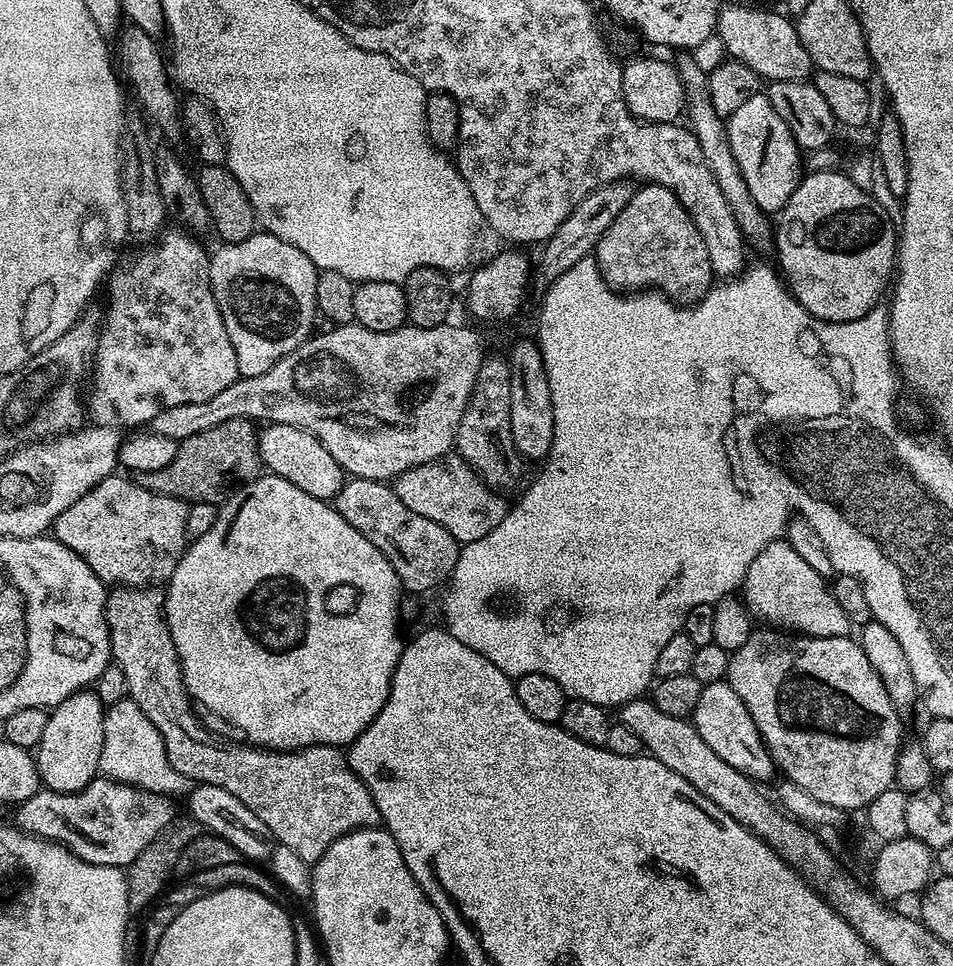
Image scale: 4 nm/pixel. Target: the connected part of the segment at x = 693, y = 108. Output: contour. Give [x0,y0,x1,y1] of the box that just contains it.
[674,54,770,236]

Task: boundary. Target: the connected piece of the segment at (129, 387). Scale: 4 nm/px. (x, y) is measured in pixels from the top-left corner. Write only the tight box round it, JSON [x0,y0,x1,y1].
[86,230,241,430]

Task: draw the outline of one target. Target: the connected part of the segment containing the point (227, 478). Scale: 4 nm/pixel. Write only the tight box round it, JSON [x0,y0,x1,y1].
[138,418,261,506]

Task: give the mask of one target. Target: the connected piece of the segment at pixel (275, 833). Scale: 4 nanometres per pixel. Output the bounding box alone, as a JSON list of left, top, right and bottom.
[104,587,381,866]

